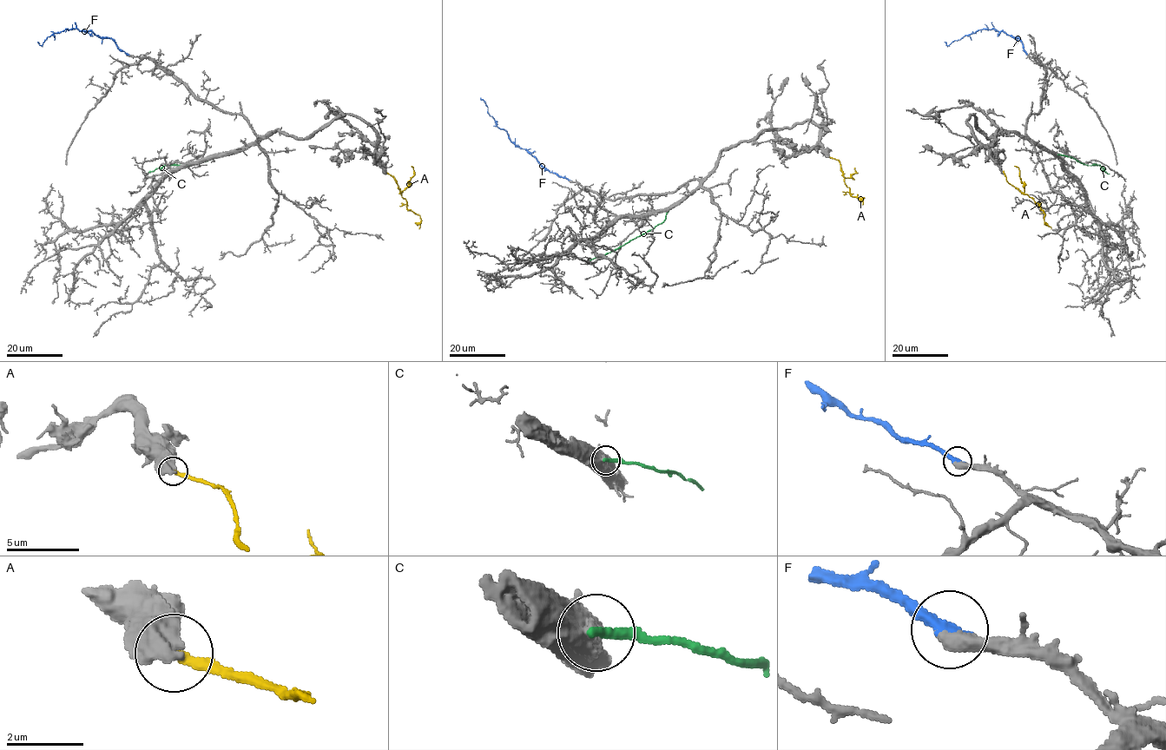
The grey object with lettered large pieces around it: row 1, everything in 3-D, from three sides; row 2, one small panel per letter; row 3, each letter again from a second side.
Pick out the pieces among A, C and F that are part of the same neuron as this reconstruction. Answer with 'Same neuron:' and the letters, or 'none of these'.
Same neuron: F

